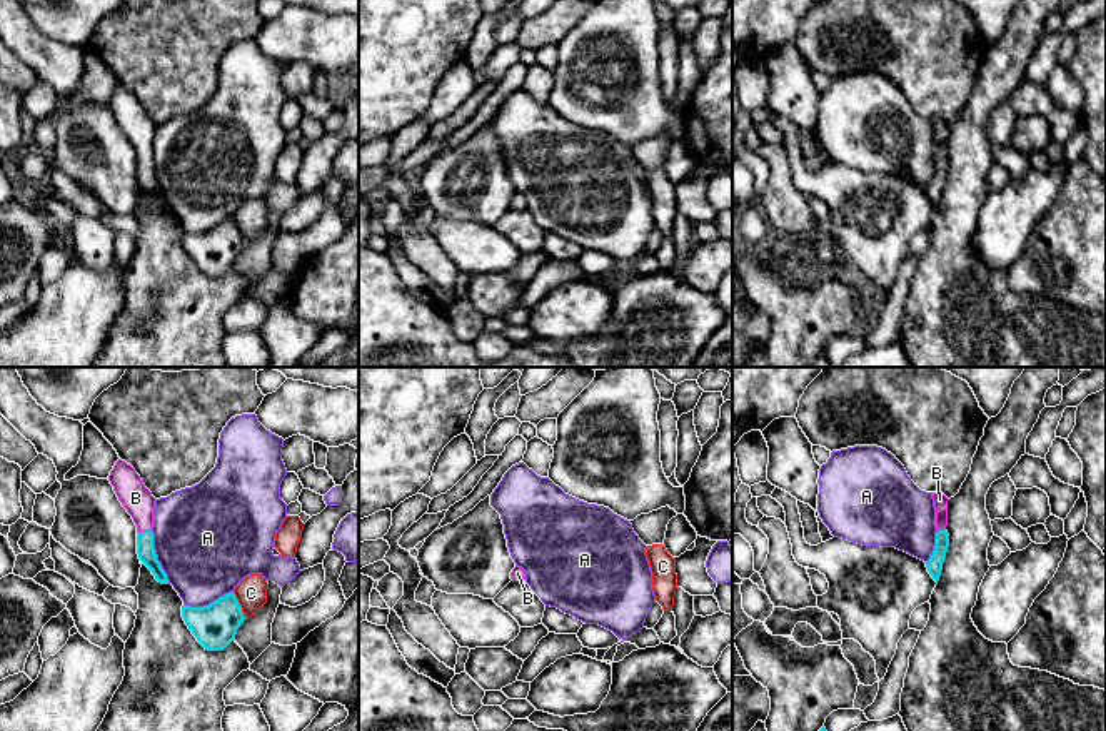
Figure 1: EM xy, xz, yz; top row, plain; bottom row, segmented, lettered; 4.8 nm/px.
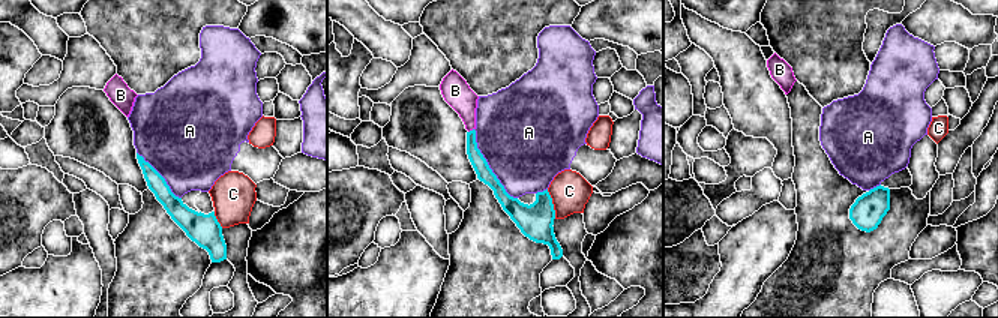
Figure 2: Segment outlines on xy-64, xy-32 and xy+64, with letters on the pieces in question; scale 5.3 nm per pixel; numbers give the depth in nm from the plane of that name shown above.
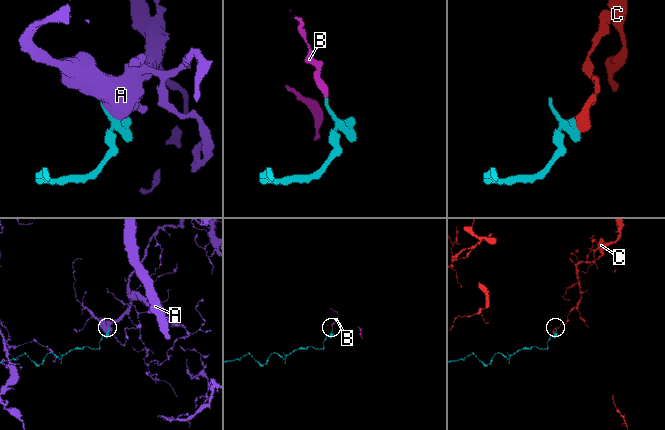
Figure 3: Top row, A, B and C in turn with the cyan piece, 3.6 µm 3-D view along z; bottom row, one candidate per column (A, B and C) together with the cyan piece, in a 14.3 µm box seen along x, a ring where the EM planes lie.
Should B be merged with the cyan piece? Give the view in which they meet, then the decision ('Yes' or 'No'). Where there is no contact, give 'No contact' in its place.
Touches cyan in xy. Yes

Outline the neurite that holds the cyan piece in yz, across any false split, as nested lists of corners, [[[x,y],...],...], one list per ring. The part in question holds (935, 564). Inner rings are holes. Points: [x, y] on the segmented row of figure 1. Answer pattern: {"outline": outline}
{"outline": [[[931,492],[934,499],[934,507],[936,507],[936,546],[934,551],[926,562],[928,572],[931,577],[938,582],[941,571],[943,571],[943,562],[946,559],[946,552],[949,547],[949,534],[946,531],[948,526],[948,497],[943,492]]]}

